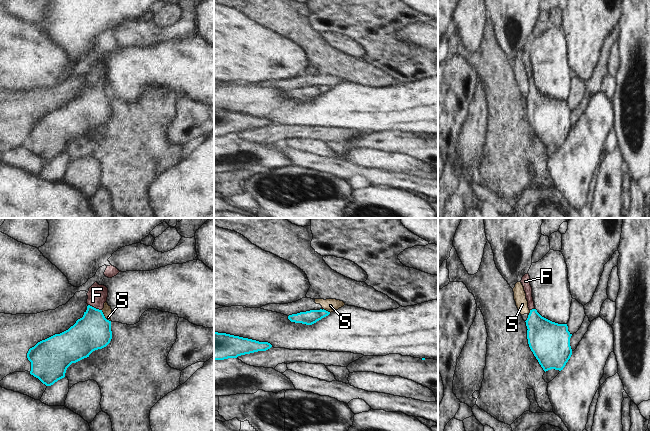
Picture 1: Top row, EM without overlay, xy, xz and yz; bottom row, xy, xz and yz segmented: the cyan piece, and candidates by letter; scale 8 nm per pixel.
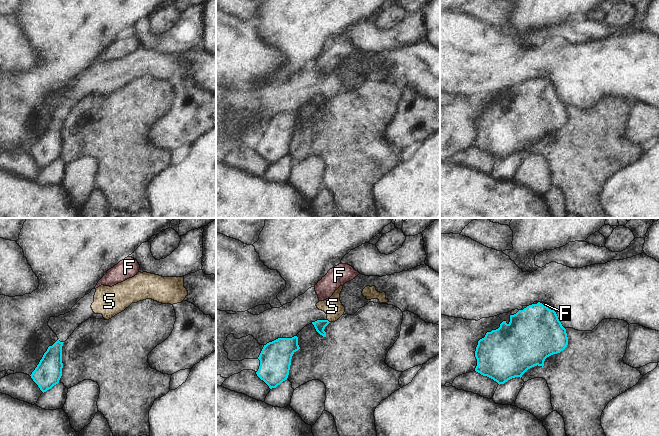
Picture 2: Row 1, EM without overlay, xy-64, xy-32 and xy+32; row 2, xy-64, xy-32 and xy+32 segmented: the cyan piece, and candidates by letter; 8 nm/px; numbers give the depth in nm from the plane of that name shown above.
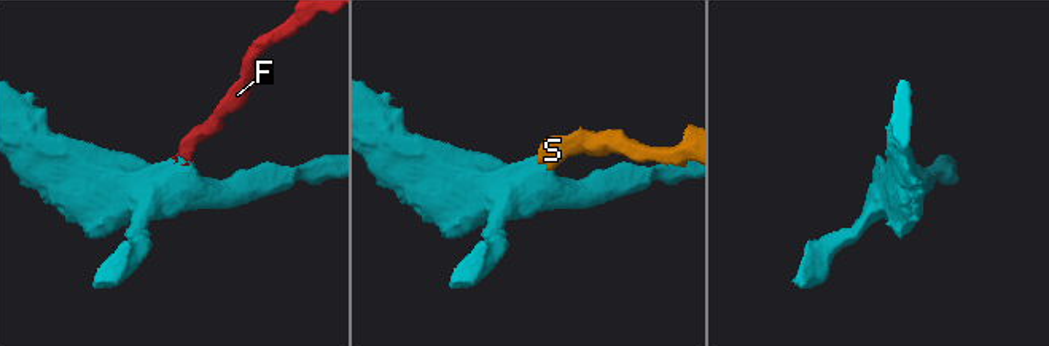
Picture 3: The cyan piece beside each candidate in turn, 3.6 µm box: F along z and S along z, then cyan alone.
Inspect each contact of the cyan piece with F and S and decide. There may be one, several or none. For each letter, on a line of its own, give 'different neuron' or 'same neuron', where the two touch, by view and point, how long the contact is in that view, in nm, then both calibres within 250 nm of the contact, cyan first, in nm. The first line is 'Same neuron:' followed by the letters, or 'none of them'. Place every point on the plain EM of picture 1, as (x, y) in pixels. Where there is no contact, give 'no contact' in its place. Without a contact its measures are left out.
Same neuron: F
F: same neuron; contact xy (95, 84); length 120 nm; calibres 280 and 160 nm
S: different neuron; contact xy (104, 92); length 120 nm; calibres 280 and 80 nm

